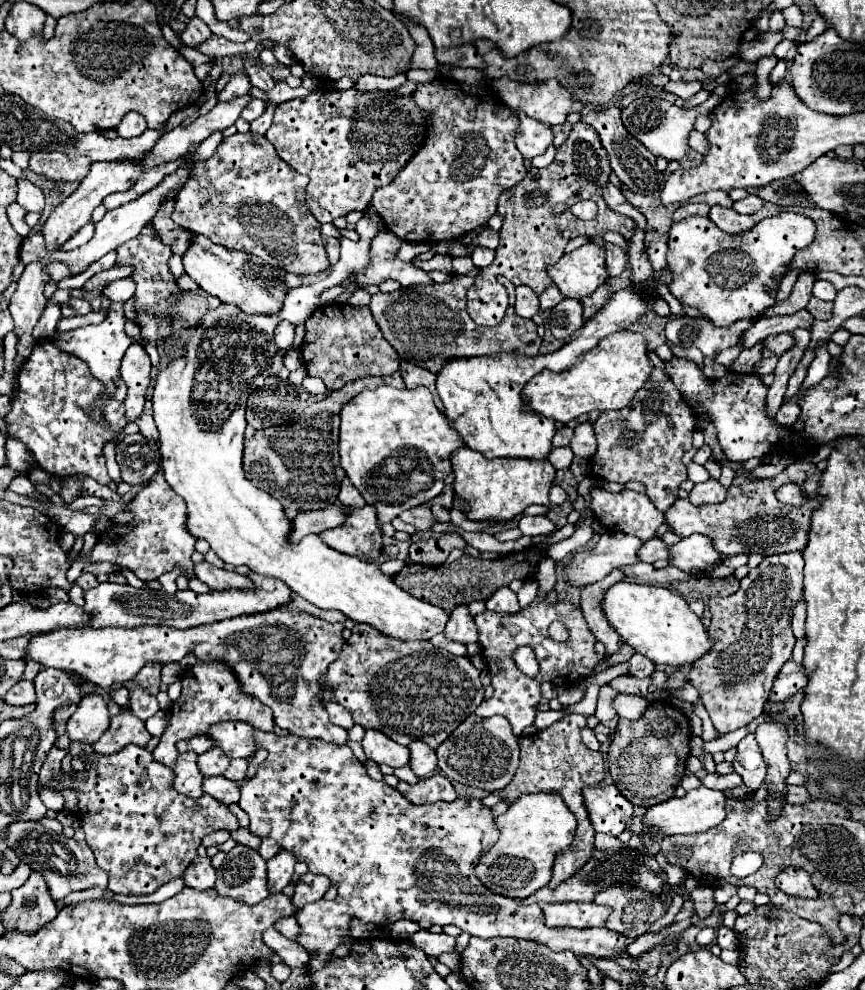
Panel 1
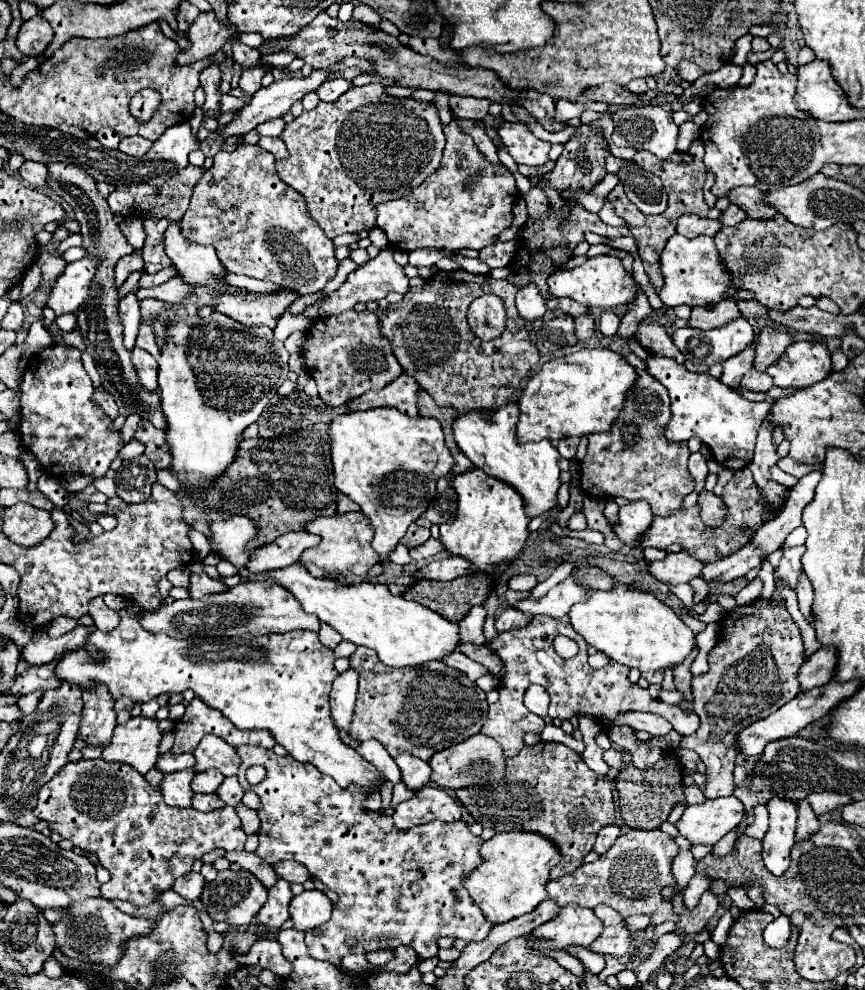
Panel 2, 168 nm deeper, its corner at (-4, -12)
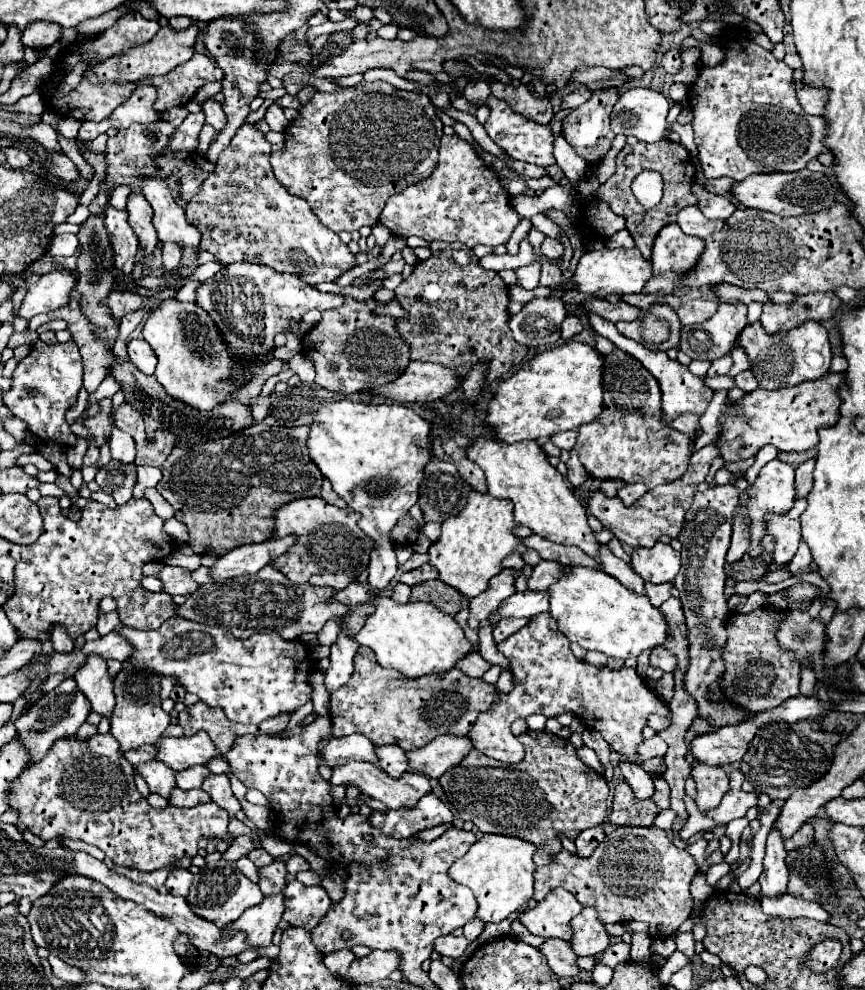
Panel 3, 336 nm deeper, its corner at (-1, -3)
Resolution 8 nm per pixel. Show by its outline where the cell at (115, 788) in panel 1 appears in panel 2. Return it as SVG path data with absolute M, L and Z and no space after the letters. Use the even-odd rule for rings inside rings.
M103 758L79 760L65 764L39 792L37 806L33 812L39 820L51 824L51 830L71 840L81 850L91 850L99 856L101 864L109 870L111 880L101 886L101 894L107 900L119 898L135 906L151 906L159 900L159 894L169 890L171 884L183 874L189 874L193 862L213 848L243 850L247 834L241 828L241 820L235 808L225 806L209 814L195 808L171 808L163 804L159 790L145 780L143 774L127 764L107 764Z

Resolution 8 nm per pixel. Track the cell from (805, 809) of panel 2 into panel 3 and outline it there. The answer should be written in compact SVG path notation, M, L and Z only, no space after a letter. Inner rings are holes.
M804 823L794 833L794 837L784 841L784 847L786 847L786 851L794 851L794 849L800 849L800 847L808 847L808 843L812 843L812 841L814 841L814 829L812 829L810 823Z

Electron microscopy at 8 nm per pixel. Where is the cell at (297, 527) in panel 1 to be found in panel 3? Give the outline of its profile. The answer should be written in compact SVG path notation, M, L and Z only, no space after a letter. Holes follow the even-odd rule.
M294 535L276 539L276 541L264 541L258 545L242 545L236 547L234 551L226 553L220 557L212 567L210 567L210 577L214 583L222 583L224 579L232 579L238 575L248 575L248 573L258 573L262 567L266 567L270 561L274 561L278 555L286 553L288 547L296 543Z

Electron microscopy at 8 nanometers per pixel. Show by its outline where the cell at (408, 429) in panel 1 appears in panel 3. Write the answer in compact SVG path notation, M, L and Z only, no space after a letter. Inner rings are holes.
M352 399L332 401L324 403L312 419L306 441L310 459L322 471L322 475L330 479L332 489L346 501L346 505L362 513L358 527L374 541L372 559L368 565L370 601L356 607L352 615L340 621L340 633L336 643L330 647L330 667L324 679L324 685L330 693L350 679L354 667L352 659L358 651L358 643L352 639L352 635L362 629L366 617L372 613L374 597L380 595L398 573L398 561L388 533L396 525L398 517L404 517L418 501L422 471L430 463L428 433L430 423L416 415L410 407L388 403L376 405Z

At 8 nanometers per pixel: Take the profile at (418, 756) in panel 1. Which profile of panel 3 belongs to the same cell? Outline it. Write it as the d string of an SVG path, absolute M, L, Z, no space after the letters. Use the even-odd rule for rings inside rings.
M396 745L376 747L376 757L378 757L378 769L388 773L392 779L398 779L402 773L410 769L404 751Z

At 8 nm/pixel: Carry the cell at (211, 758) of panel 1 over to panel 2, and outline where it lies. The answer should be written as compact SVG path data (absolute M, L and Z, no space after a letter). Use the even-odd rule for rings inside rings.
M211 768L207 772L197 772L193 782L191 782L191 788L193 792L203 792L203 794L213 794L217 792L219 784L223 782L223 774L217 770L217 768Z

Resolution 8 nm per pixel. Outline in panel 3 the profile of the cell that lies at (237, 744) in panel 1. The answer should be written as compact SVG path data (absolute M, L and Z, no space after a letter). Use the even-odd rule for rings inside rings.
M204 731L180 739L160 737L156 741L156 747L158 747L156 759L164 761L174 771L182 771L192 765L206 765L216 753L214 743L208 739Z

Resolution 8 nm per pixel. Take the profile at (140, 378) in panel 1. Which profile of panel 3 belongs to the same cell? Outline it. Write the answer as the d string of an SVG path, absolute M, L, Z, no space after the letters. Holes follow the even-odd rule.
M132 339L128 343L128 357L144 375L152 375L154 373L156 355L154 355L152 347L144 339Z

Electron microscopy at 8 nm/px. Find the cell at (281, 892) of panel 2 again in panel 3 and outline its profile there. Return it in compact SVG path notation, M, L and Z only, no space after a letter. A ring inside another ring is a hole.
M270 895L260 905L250 907L236 919L236 923L230 923L224 931L224 939L232 937L234 931L246 933L246 939L252 947L268 947L272 945L272 935L282 919L284 913L284 895Z

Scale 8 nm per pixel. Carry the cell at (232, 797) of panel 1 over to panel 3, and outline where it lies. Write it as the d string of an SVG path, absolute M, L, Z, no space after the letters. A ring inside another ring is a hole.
M174 787L168 801L170 801L170 805L174 805L174 807L196 807L196 805L208 803L208 801L210 801L210 795L208 795L206 791L202 791L202 789L182 791L182 789Z

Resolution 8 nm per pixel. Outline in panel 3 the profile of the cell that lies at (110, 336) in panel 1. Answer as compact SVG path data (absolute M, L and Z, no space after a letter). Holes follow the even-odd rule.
M112 205L106 207L104 217L104 229L110 235L110 243L114 249L114 265L124 273L120 279L124 283L132 283L132 269L134 269L134 257L138 251L138 239L132 227L128 225L128 215L124 211L114 209Z

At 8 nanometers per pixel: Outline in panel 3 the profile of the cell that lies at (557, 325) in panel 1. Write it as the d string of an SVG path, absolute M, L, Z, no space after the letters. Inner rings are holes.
M536 297L522 307L520 313L512 315L508 327L514 339L526 347L552 345L560 339L560 323L566 317L562 299L558 297Z

